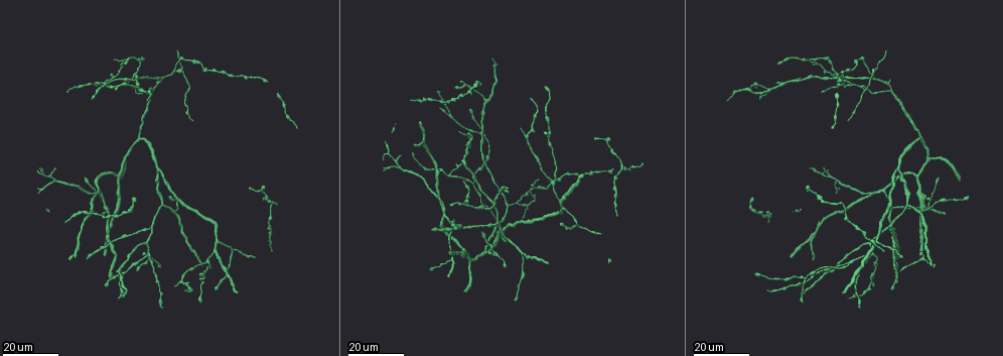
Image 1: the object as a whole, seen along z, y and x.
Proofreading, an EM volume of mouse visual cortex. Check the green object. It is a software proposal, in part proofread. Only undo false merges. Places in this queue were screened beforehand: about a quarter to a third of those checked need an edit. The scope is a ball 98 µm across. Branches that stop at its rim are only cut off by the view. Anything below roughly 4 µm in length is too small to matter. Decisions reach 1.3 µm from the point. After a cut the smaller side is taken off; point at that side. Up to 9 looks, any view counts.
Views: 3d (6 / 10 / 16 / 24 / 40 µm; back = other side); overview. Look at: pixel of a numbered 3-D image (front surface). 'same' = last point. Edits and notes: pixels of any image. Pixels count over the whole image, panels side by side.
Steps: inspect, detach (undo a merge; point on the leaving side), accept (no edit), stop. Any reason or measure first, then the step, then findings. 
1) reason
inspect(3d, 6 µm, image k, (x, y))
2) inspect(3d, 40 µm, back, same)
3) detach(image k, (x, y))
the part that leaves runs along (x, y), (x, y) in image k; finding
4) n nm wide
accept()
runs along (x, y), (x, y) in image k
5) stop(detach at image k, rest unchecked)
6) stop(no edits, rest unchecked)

a fork
inspect(3d, 24 µm, image 1, (804, 279))

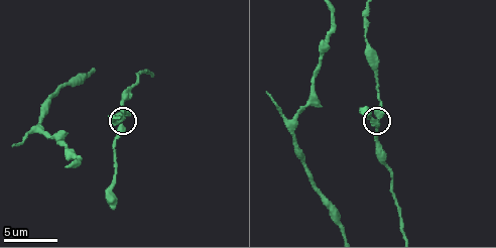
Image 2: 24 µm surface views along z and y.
inspect(3d, 10 µm, same)

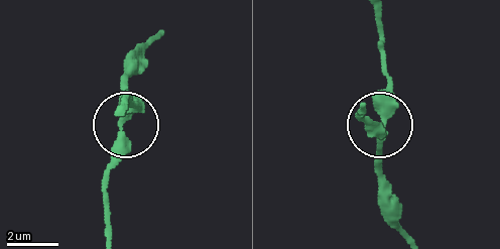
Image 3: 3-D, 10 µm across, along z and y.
inspect(3d, 6 µm, same)

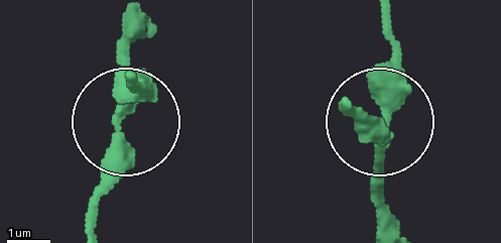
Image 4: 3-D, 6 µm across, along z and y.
accept()
continuous, no second neuron

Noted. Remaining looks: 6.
three-way junction
inspect(3d, 16 µm, image 1, (450, 176))

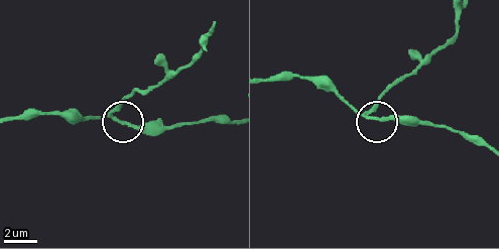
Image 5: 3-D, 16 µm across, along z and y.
inspect(3d, 6 µm, image 5, (110, 116))

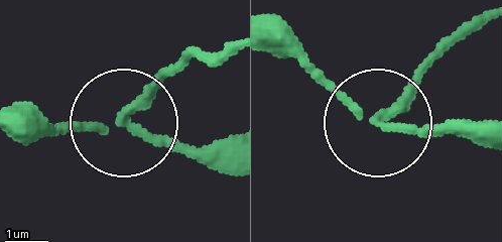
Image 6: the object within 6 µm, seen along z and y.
detach(image 6, (160, 70))
the part that leaves runs along (131, 110), (184, 59), (228, 52) in image 6; a second neuron is stuck on

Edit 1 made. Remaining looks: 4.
two arms in line, one across
inspect(3d, 24 µm, image 1, (138, 137))

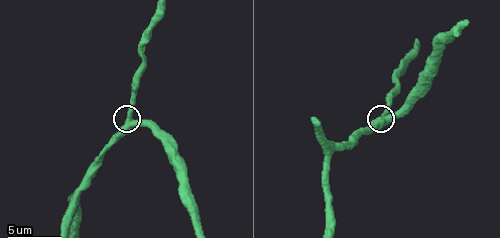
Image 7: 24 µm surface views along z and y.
inspect(3d, 6 µm, image 7, (129, 119))

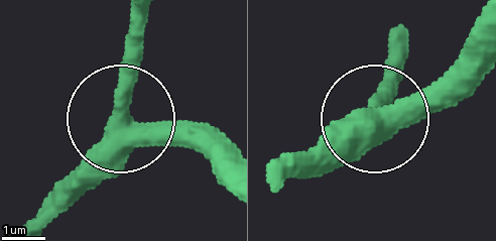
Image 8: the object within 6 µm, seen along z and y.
440 nm wide
accept()
one neuron here

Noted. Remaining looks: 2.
a fork
inspect(3d, 24 µm, image 1, (52, 180))

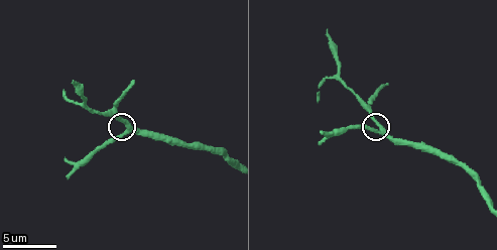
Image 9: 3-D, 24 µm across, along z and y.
inspect(3d, 10 µm, image 9, (126, 130))

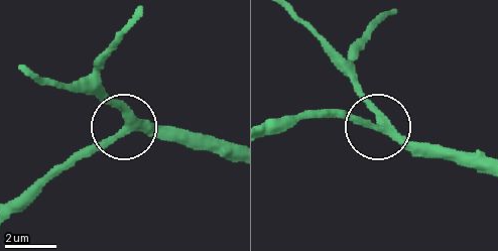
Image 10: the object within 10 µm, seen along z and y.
accept()
runs along (485, 172), (420, 155), (381, 131), (351, 82) in image 10; one neuron here

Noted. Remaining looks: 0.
stop(detach at image 6, rest unchecked)

